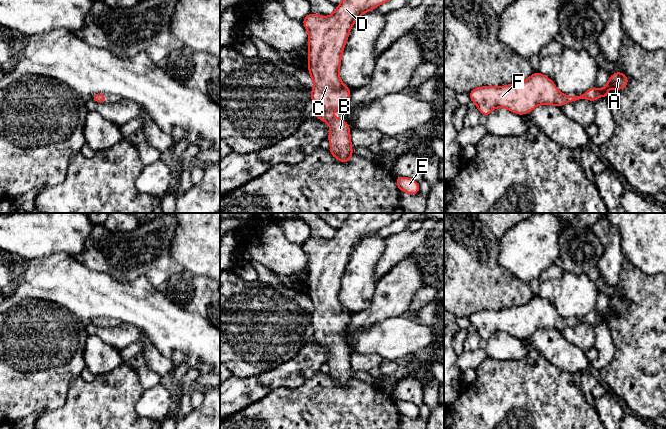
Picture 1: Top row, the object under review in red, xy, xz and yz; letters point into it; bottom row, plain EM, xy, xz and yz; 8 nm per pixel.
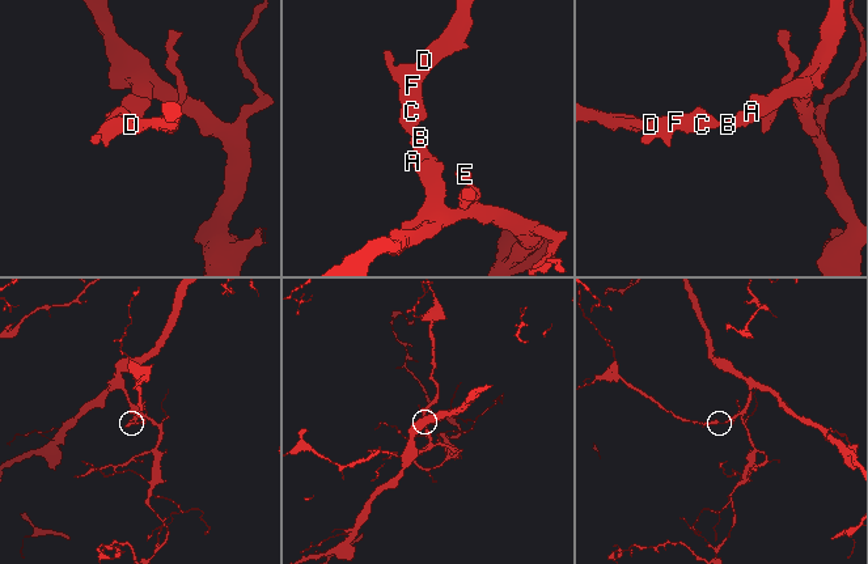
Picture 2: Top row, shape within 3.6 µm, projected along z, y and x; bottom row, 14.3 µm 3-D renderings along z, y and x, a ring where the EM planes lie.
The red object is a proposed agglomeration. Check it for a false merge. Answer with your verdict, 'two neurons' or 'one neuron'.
one neuron

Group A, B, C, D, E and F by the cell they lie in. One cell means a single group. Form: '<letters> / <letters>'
A B C D E F

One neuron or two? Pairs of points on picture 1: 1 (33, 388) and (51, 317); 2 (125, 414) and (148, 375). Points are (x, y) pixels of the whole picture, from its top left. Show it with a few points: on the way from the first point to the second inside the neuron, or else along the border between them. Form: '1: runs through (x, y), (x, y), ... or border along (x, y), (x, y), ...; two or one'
1: runs through (33, 370), (33, 351), (42, 335); one
2: border along (134, 368), (143, 389); two

